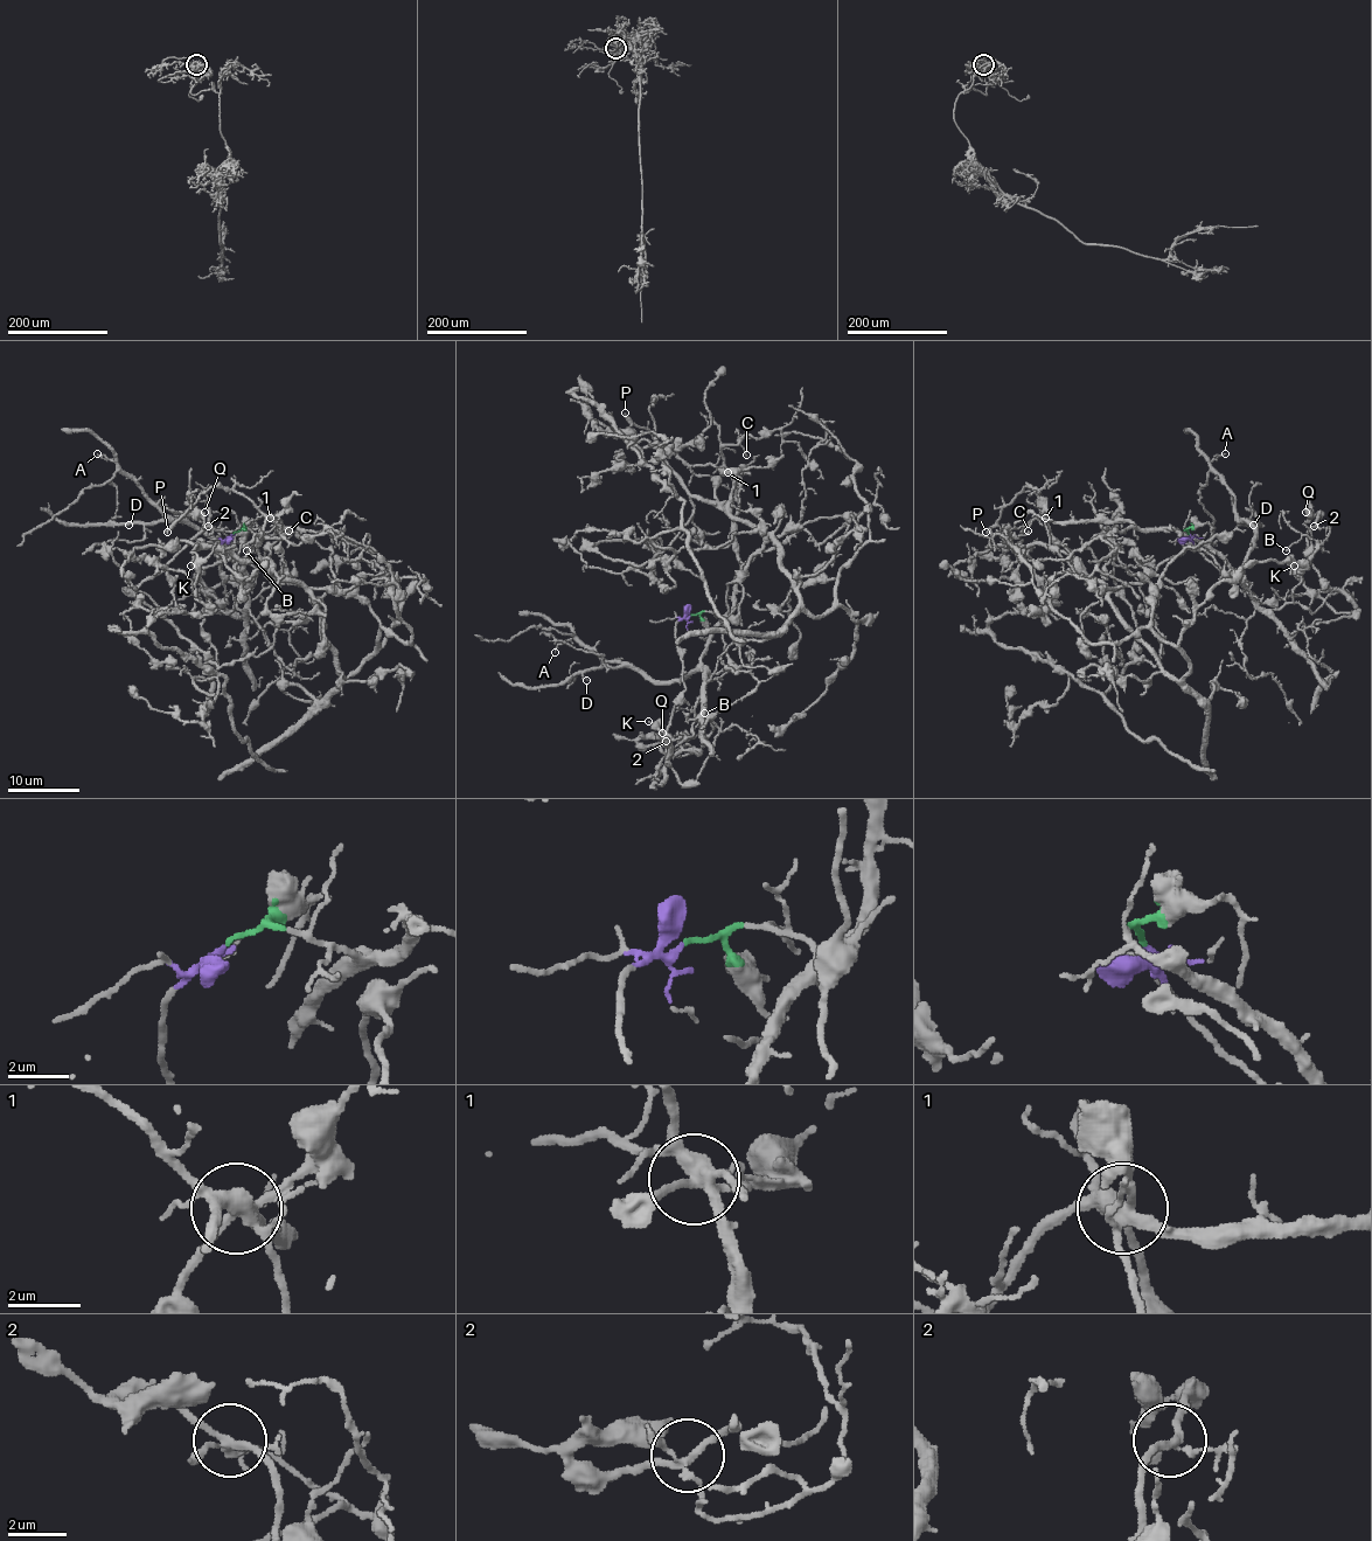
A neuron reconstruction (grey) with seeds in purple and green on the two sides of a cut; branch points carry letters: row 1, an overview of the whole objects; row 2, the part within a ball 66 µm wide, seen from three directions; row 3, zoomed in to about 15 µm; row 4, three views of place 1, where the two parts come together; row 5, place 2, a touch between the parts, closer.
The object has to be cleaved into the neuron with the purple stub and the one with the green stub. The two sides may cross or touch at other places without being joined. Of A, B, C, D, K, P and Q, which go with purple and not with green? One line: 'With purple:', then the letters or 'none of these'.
With purple: K, Q

